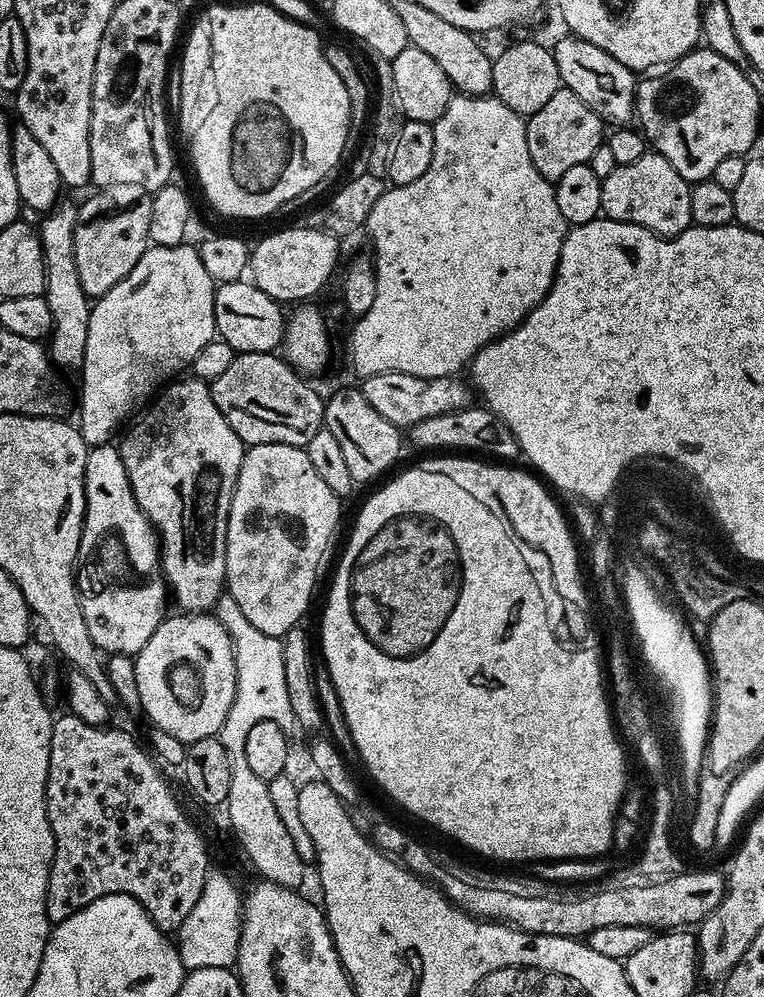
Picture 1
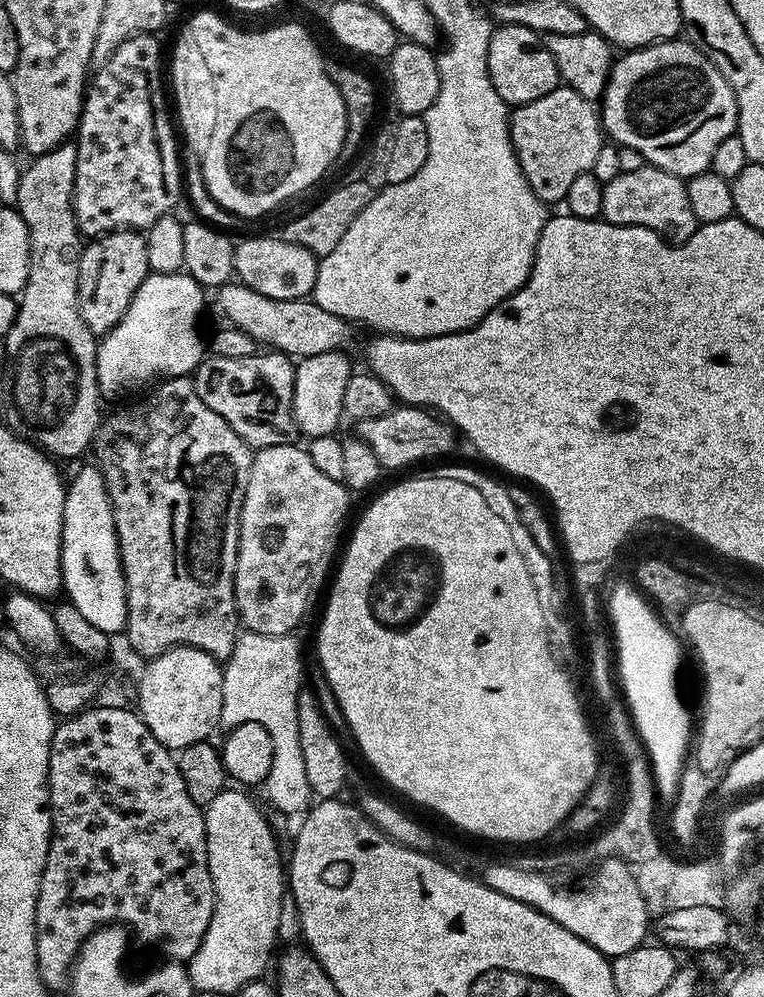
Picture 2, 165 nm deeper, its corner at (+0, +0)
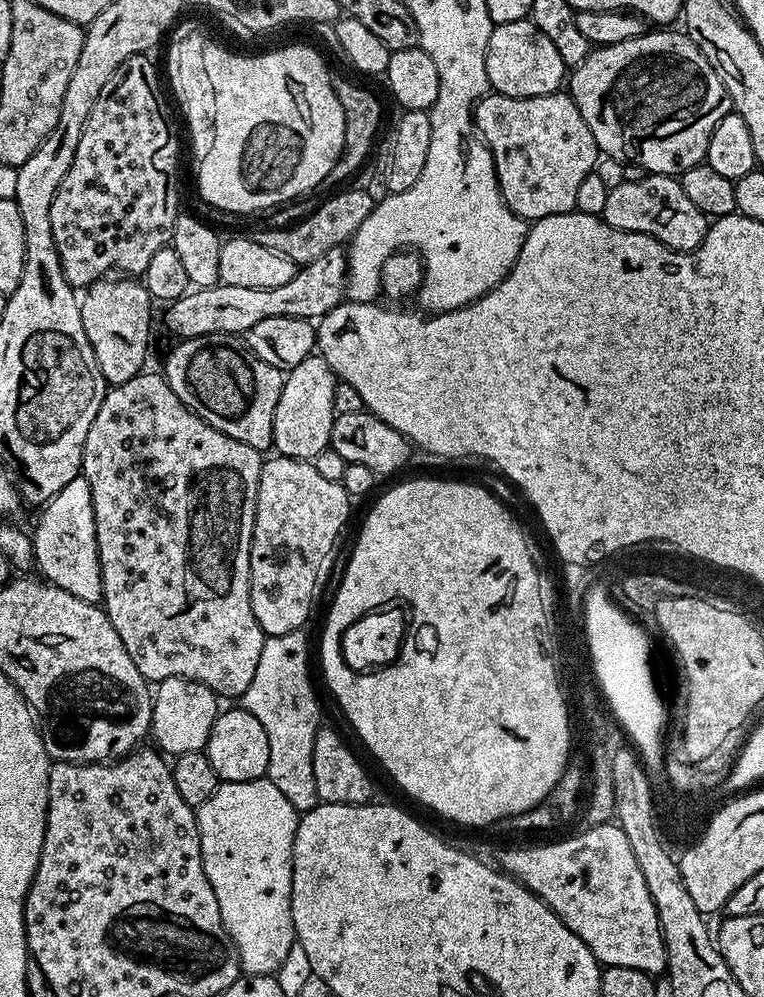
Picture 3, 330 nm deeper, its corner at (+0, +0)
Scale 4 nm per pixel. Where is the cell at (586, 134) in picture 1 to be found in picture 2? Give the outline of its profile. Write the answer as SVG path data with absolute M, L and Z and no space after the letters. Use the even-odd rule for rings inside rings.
M557 86L553 92L542 94L542 98L534 102L513 107L508 129L516 157L522 166L522 174L526 174L526 182L530 182L530 190L534 190L534 194L538 194L538 198L549 206L563 202L574 178L592 170L594 158L598 158L598 150L606 142L597 105L567 86Z

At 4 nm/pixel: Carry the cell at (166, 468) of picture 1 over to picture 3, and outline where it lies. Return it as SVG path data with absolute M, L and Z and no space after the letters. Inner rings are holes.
M159 371L139 372L126 382L111 385L105 392L102 406L98 406L98 415L90 426L90 434L86 434L82 474L86 482L90 482L90 498L94 502L94 526L104 591L102 607L110 618L110 626L118 630L118 638L122 638L126 654L130 654L134 666L138 666L138 674L142 674L145 680L159 682L166 678L190 678L194 682L202 682L220 698L243 697L246 686L250 686L254 670L258 670L258 658L262 658L262 646L266 639L264 631L258 626L258 618L254 618L254 606L250 606L250 546L254 534L261 463L262 453L256 448L214 430L214 426L190 411L180 401L178 394L170 390Z

